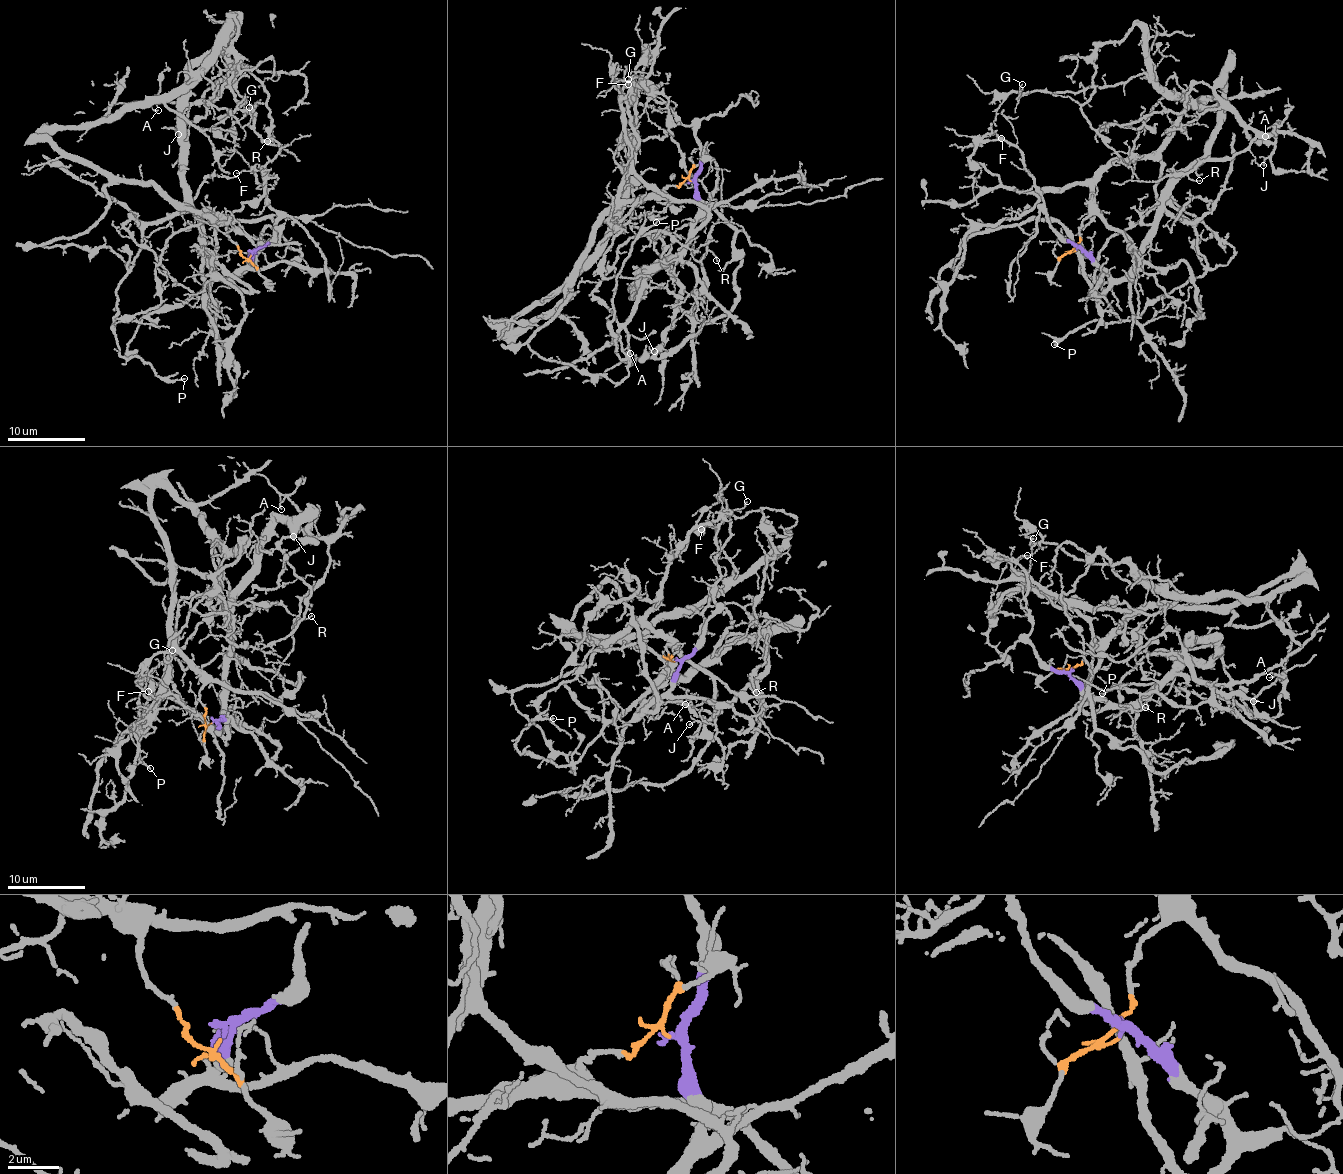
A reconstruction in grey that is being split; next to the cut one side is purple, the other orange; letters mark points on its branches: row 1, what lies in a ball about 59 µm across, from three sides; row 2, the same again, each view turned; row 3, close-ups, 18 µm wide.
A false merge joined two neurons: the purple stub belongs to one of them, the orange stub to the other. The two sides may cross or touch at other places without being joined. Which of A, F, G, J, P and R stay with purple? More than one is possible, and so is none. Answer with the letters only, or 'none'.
A, F, J, P, R

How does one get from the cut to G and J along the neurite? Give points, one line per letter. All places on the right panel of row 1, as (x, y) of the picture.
G: (1076, 249), (1103, 170), (1160, 147), (1184, 111), (1203, 106), (1145, 73), (1017, 99), (1021, 83)
J: (1076, 249), (1126, 278), (1166, 194), (1219, 123), (1226, 89), (1217, 85), (1252, 139), (1275, 145), (1263, 165)

